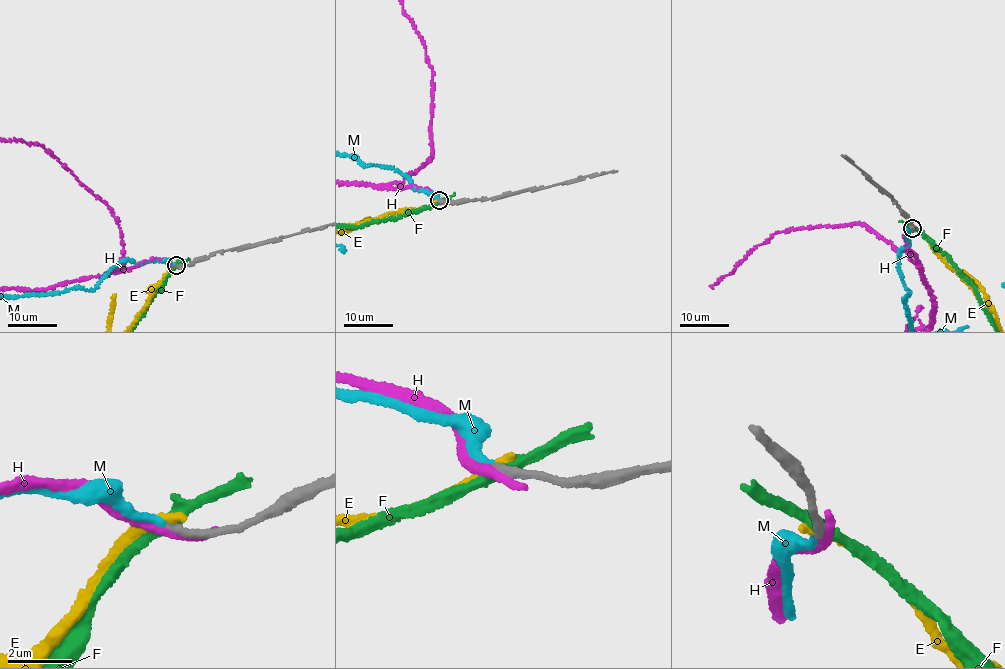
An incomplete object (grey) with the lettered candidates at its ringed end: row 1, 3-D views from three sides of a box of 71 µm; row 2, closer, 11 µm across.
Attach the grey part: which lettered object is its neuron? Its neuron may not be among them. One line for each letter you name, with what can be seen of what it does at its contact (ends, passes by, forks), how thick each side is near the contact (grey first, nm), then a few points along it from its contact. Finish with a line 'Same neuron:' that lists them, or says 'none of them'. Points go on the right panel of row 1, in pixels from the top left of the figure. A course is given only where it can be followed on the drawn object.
M: it ends | 240/260 nm
Same neuron: M

